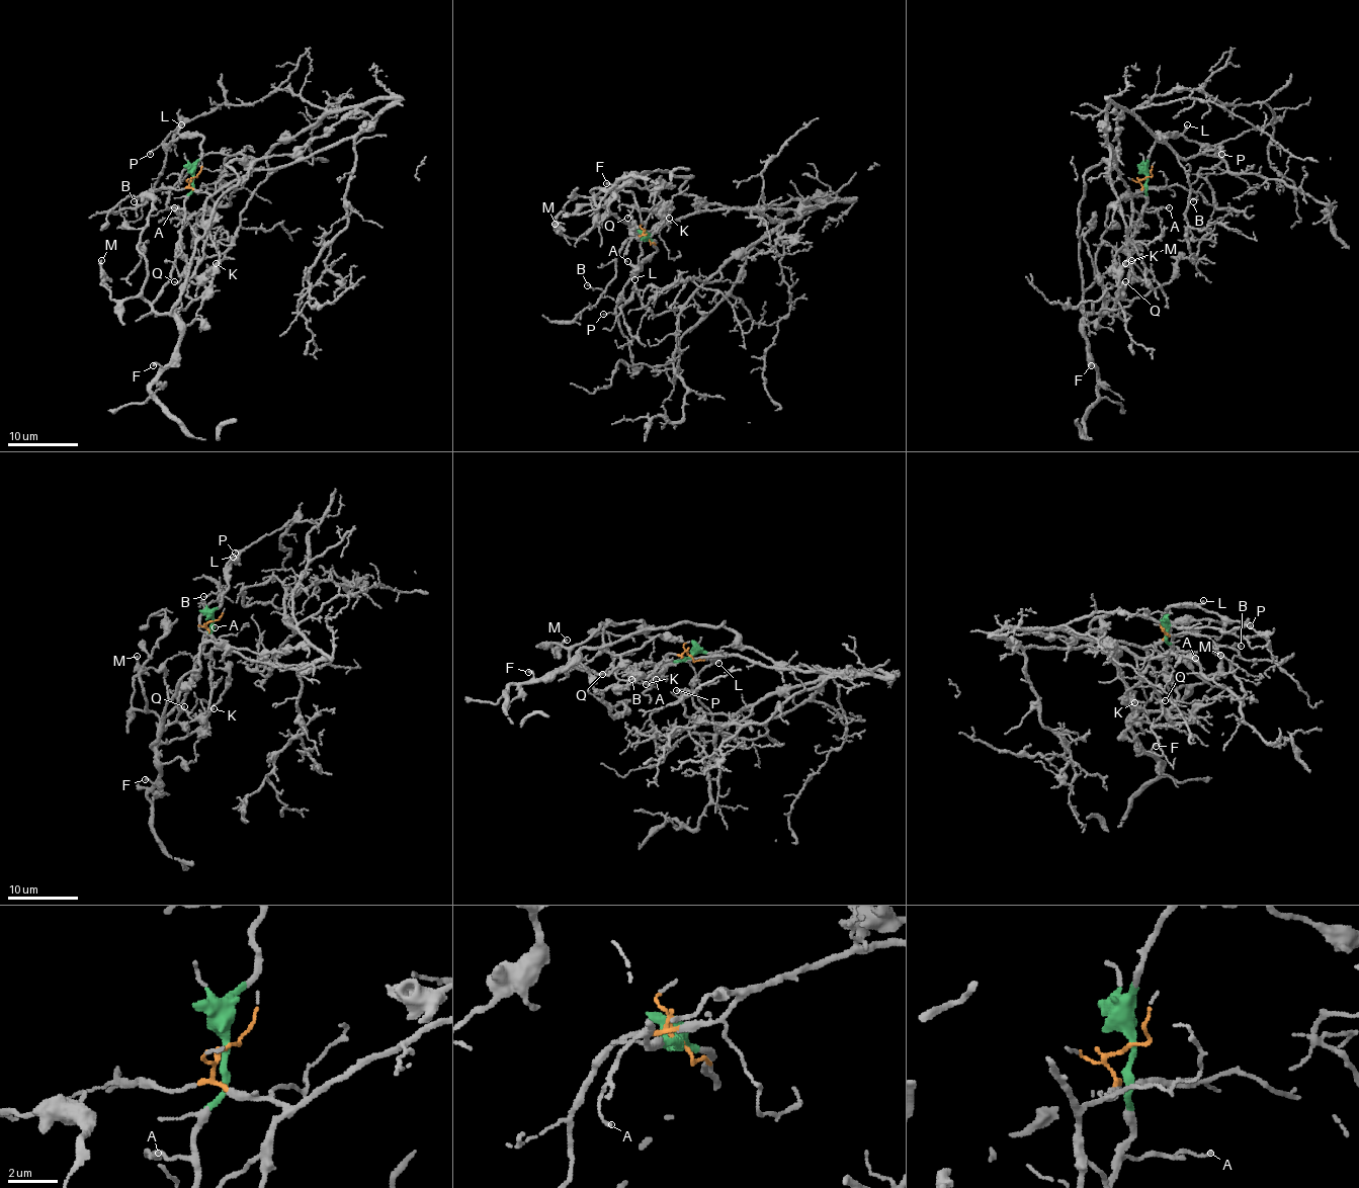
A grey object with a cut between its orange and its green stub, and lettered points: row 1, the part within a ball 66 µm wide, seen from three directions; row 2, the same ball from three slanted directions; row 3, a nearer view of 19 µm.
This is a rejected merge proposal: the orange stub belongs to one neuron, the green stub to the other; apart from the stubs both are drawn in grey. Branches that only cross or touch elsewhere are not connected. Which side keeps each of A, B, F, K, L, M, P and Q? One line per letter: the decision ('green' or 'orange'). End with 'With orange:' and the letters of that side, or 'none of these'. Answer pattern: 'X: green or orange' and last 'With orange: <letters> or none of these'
A: green
B: orange
F: green
K: orange
L: green
M: green
P: green
Q: orange
With orange: B, K, Q

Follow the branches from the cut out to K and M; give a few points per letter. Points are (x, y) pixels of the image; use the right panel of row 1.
K: (1147, 177), (1139, 182), (1139, 191), (1134, 194), (1132, 223), (1125, 244), (1115, 256), (1115, 268), (1125, 263)
M: (1147, 177), (1147, 201), (1132, 238), (1129, 278), (1115, 302), (1103, 300), (1112, 300), (1131, 280), (1131, 259)

